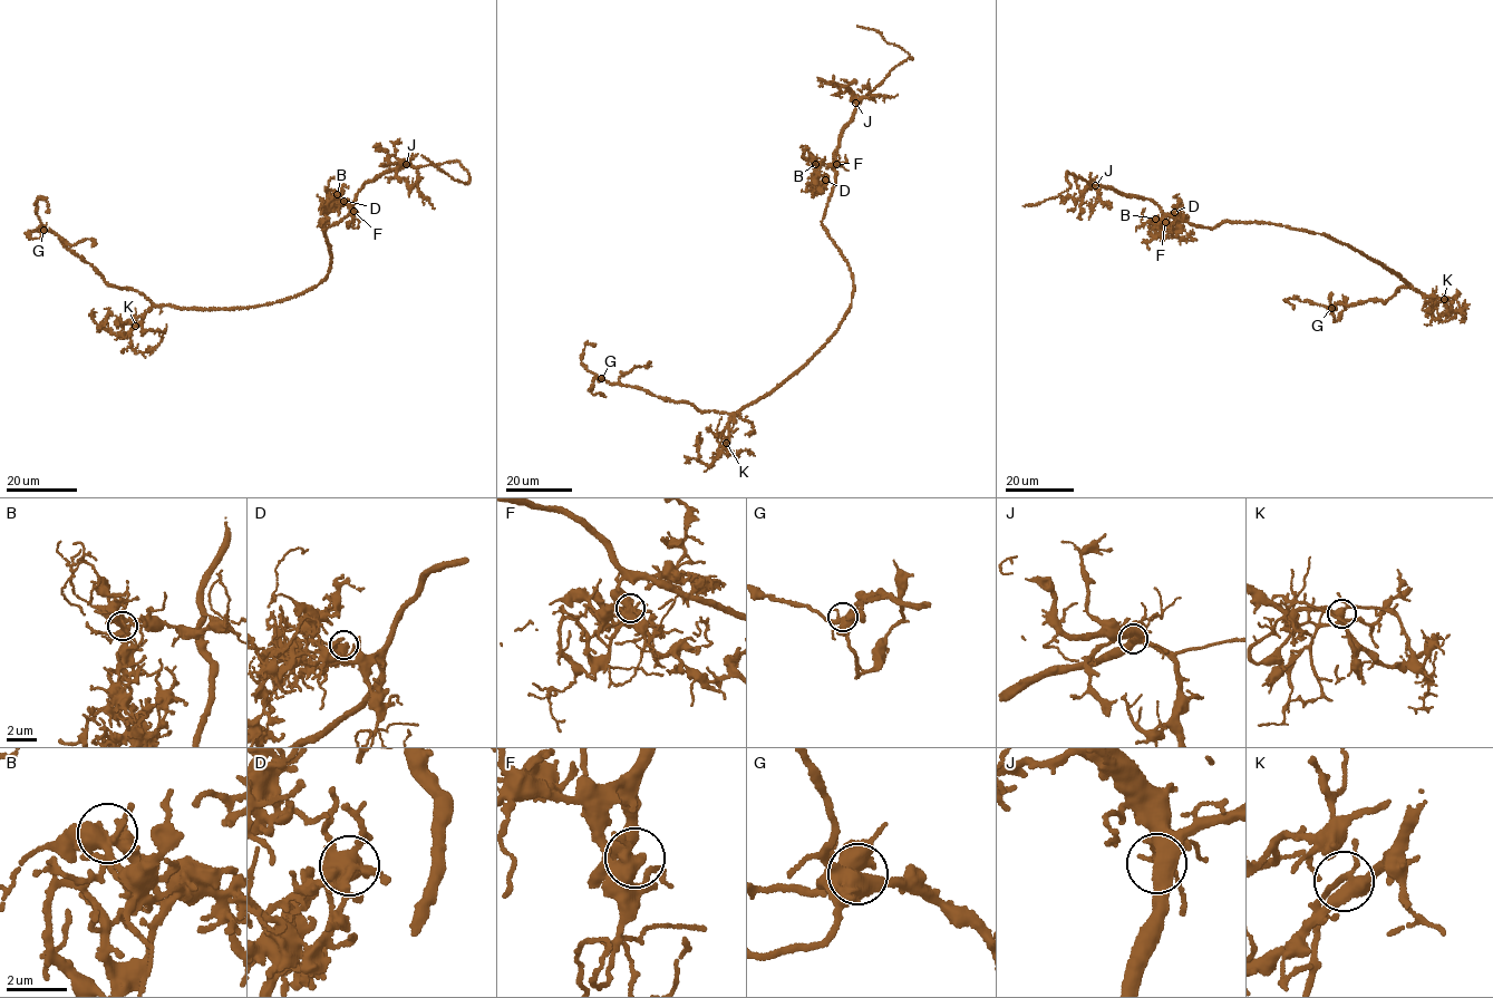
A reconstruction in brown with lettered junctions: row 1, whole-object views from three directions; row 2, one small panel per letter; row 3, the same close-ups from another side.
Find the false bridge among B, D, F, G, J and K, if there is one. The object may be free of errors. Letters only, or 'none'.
B

